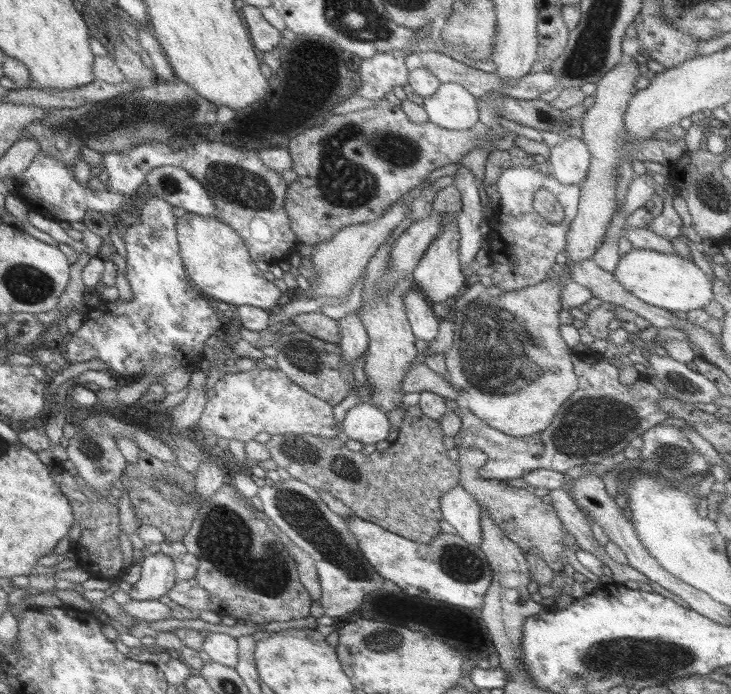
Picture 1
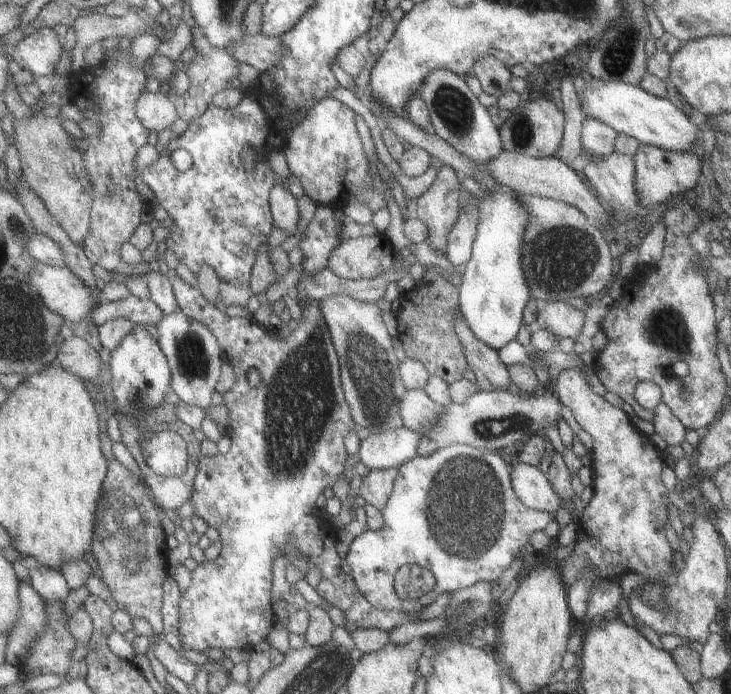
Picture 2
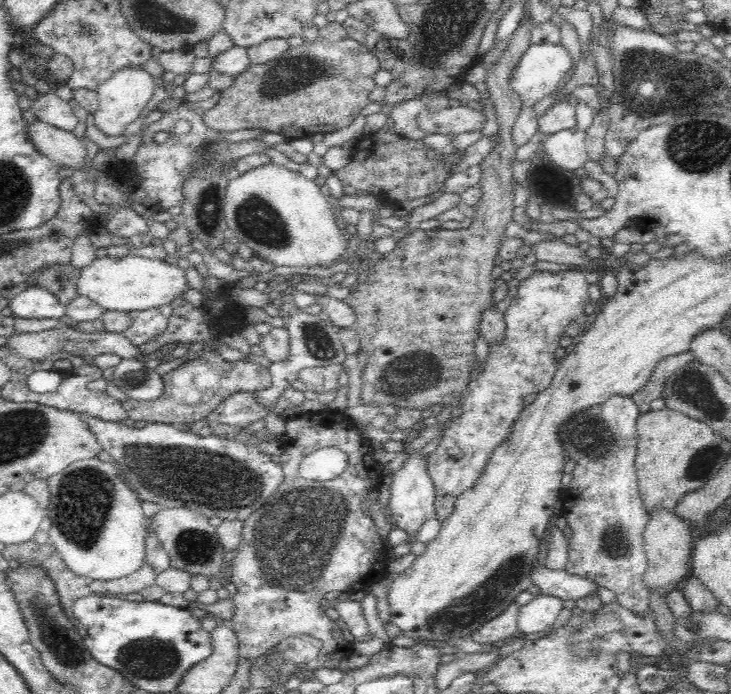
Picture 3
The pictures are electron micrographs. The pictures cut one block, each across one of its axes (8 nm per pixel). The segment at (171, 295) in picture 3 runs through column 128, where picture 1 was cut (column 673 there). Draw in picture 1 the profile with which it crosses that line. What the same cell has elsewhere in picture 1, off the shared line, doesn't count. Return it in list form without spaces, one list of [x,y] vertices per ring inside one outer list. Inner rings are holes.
[[[632,248],[620,255],[611,274],[635,298],[678,315],[701,309],[713,298],[707,276],[694,263],[675,254]]]

